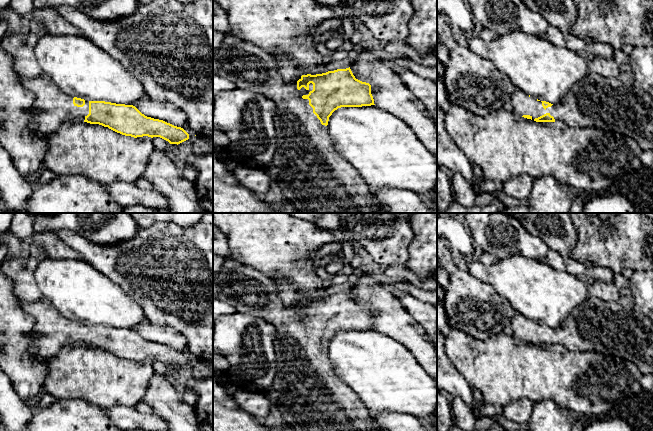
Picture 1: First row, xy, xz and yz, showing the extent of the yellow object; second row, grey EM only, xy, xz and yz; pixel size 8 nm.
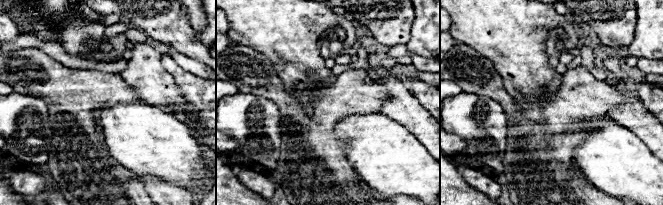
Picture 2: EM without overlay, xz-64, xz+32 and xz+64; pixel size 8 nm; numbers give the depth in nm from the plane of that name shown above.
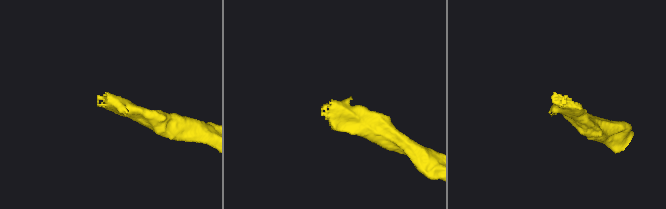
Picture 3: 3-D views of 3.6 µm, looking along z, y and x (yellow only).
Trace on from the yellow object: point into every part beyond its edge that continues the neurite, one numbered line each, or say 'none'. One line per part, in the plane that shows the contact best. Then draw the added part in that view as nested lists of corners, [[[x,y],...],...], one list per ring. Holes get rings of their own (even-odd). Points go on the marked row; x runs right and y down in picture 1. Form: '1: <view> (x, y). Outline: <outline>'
1: xz (314, 178). Outline: [[[242,42],[228,48],[220,48],[215,51],[215,56],[213,57],[213,75],[218,75],[220,77],[226,78],[229,81],[233,82],[236,88],[244,88],[248,91],[260,93],[267,98],[271,99],[276,106],[276,115],[275,115],[275,125],[276,125],[276,151],[272,159],[270,166],[274,167],[277,170],[277,175],[275,180],[280,186],[283,196],[287,202],[292,204],[300,213],[380,213],[382,210],[372,204],[372,188],[367,184],[367,182],[361,177],[357,170],[355,170],[335,149],[335,143],[330,137],[328,127],[322,125],[317,116],[313,113],[313,108],[309,105],[308,99],[303,99],[303,95],[308,95],[310,91],[313,90],[313,84],[309,84],[309,89],[306,90],[302,87],[300,90],[297,89],[297,81],[301,79],[299,77],[296,81],[284,82],[278,68],[278,62],[275,57],[266,53],[260,47],[249,43]]]

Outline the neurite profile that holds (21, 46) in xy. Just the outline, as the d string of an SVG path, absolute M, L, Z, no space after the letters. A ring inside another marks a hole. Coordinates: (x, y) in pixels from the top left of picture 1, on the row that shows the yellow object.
M32 29L28 33L5 34L1 39L0 47L12 56L15 69L22 78L36 78L43 74L35 56L39 38L40 31Z

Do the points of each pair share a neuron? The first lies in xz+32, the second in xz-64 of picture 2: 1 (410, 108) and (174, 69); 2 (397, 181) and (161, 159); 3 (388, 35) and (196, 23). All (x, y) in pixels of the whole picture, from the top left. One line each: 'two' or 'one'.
1: two
2: one
3: two

